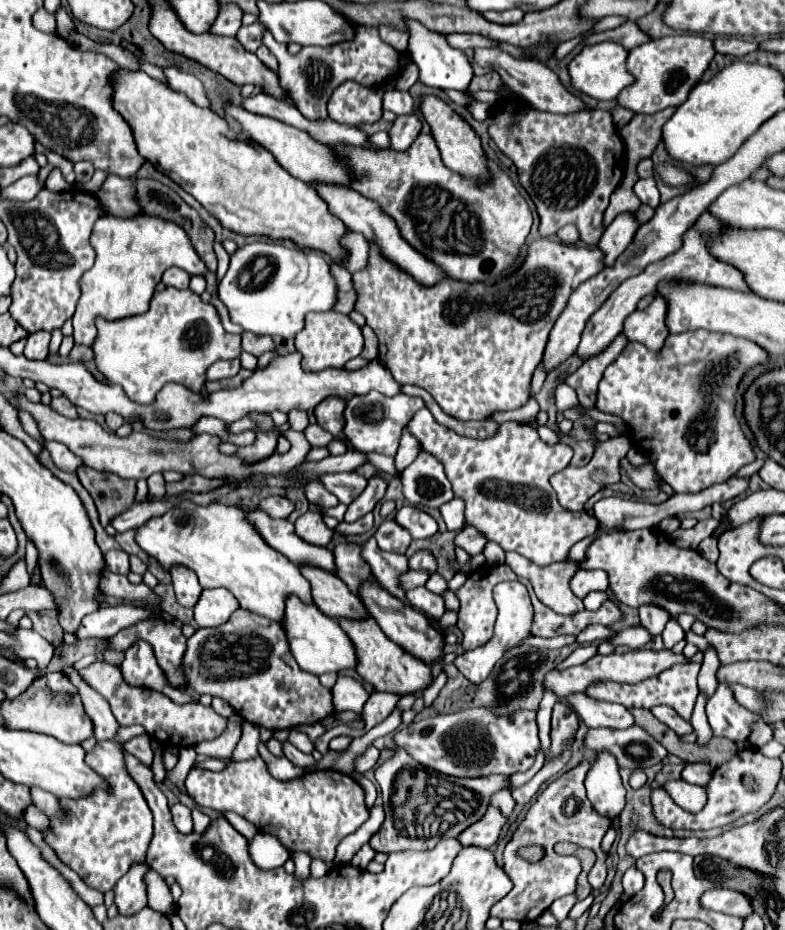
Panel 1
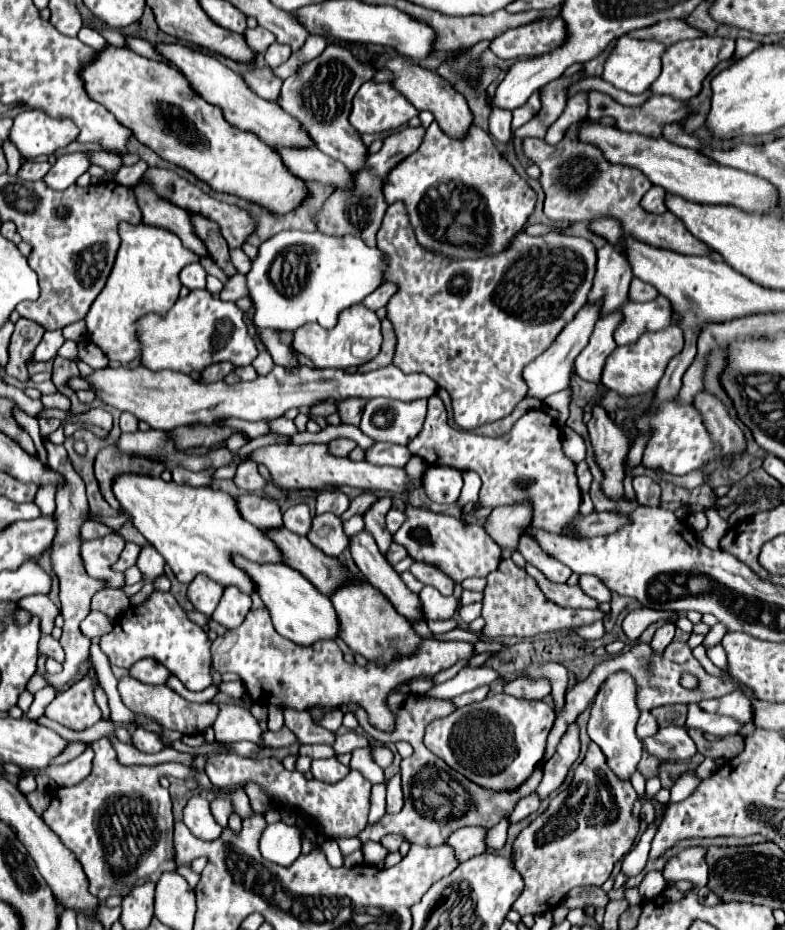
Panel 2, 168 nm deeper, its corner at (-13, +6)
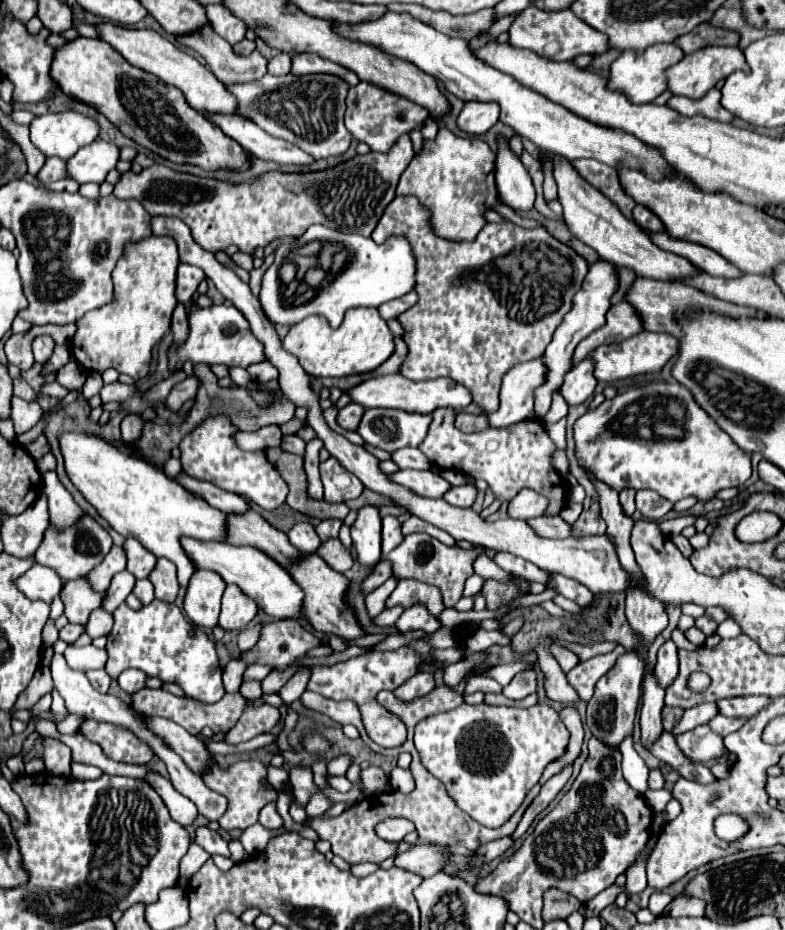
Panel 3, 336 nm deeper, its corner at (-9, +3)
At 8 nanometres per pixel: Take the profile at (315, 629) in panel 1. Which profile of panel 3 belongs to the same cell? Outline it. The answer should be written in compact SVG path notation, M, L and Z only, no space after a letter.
M181 538L181 546L185 548L185 554L189 554L189 560L197 570L213 570L217 572L227 584L235 584L241 588L243 594L253 598L257 606L261 606L263 612L275 618L301 618L301 604L303 604L303 590L301 586L289 576L289 572L275 562L273 558L265 556L261 550L253 546L233 546L227 542L201 542L195 538Z

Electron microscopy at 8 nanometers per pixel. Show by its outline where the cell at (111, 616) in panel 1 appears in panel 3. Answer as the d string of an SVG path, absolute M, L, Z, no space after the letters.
M67 624L67 626L61 628L59 638L63 642L67 642L67 644L73 644L81 636L81 632L83 632L83 626L79 626L79 624Z

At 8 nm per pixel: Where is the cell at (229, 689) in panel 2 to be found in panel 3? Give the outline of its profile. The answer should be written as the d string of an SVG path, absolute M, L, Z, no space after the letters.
M153 600L151 604L143 606L141 610L131 610L127 604L121 604L113 612L113 618L115 618L115 624L113 624L113 630L107 640L109 660L105 666L105 670L111 678L117 678L127 668L137 668L137 670L143 670L147 676L157 676L163 682L179 684L183 688L183 692L191 698L205 700L205 702L217 702L223 698L225 690L223 690L223 682L221 682L221 666L219 666L217 652L215 652L215 642L199 626L195 626L191 620L187 620L175 604Z

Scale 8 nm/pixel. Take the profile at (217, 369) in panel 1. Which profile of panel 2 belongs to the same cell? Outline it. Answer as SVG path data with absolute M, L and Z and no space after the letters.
M215 363L215 365L211 365L209 369L205 369L205 371L203 371L201 381L203 381L203 383L223 381L223 377L225 377L227 373L231 373L233 369L235 369L235 365L233 365L233 363Z

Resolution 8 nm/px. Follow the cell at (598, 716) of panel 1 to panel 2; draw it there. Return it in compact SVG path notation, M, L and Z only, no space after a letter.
M641 711L639 721L637 721L637 737L643 739L643 737L649 737L649 735L655 735L657 729L659 729L657 719L649 711Z

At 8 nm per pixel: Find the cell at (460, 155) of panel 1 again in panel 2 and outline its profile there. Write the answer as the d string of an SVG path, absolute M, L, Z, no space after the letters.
M383 57L379 61L381 67L387 67L389 71L393 71L395 79L393 79L393 87L399 89L419 111L427 109L435 115L435 121L441 123L441 129L443 133L447 133L449 137L455 137L455 139L461 139L469 133L469 127L473 125L473 113L465 101L465 97L455 91L451 87L451 83L447 83L445 79L441 79L435 71L427 71L427 69L421 69L417 63L411 63L411 61L403 61L401 57Z

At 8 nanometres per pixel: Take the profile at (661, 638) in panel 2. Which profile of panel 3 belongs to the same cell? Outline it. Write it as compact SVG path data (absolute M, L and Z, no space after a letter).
M667 640L659 652L657 652L657 666L655 666L655 678L657 684L667 690L673 684L673 678L679 674L679 658L677 658L677 646L673 640Z

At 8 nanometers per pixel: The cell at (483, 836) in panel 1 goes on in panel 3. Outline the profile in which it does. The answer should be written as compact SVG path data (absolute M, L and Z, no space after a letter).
M417 844L411 850L397 854L395 866L401 870L411 870L415 874L421 874L423 878L433 876L439 872L447 862L447 854L443 852L441 846L433 844Z

